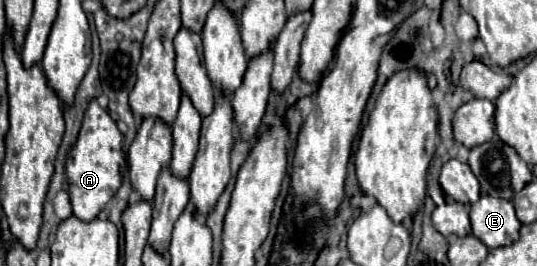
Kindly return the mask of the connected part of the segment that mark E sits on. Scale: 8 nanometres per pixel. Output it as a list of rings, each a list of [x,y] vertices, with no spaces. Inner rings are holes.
[[[481,196],[471,206],[471,226],[473,234],[487,248],[501,248],[517,242],[521,222],[515,216],[511,200]]]

